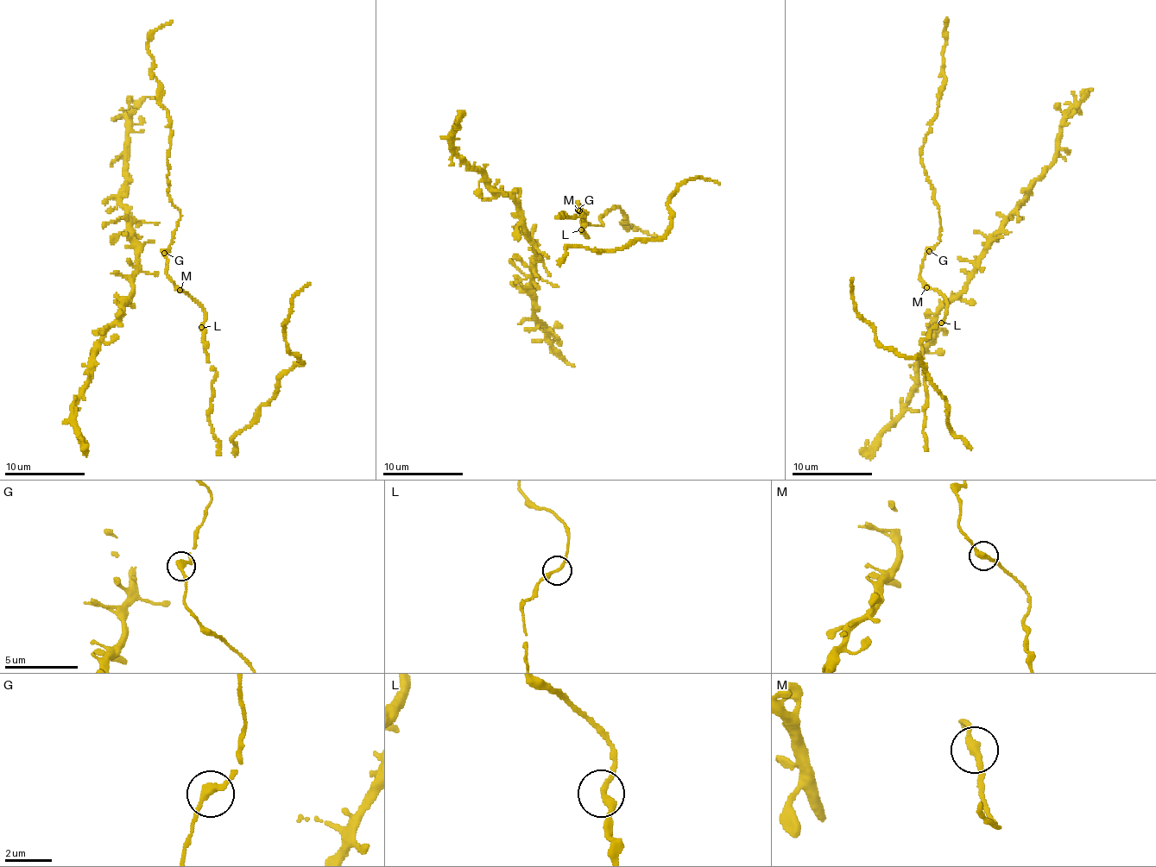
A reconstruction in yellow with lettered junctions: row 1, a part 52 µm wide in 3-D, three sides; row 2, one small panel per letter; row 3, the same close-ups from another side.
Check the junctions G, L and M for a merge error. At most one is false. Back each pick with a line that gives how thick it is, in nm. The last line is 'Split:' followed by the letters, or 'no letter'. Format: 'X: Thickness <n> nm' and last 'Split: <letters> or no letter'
Split: no letter

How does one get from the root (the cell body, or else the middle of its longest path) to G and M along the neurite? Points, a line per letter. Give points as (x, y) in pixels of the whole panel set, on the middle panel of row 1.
G: (584, 233), (587, 236), (583, 229), (583, 215), (576, 201), (580, 204), (577, 210)
M: (584, 233), (587, 236), (581, 224), (579, 210)

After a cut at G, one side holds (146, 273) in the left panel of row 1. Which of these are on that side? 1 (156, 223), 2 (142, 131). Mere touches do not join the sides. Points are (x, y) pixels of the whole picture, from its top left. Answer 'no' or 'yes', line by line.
1: yes
2: yes

